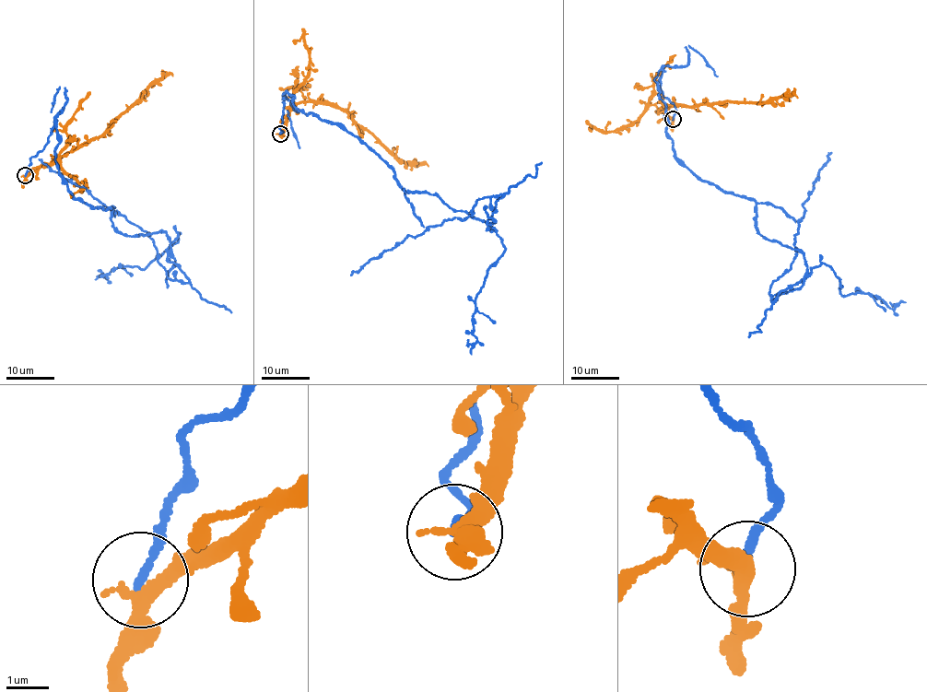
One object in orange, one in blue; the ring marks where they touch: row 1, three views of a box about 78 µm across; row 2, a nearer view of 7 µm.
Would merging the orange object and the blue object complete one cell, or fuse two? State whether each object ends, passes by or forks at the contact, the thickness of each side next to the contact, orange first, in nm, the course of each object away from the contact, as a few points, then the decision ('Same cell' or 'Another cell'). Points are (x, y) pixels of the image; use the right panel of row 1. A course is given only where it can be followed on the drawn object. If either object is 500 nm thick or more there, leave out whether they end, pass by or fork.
At the ring orange passes by. At the ring blue ends. Thickness 340 nm (orange) against 200 nm. Course of orange: (673, 119), (659, 110), (662, 107), (710, 106), (726, 101), (763, 104), (780, 96), (795, 94), (797, 98). Course of blue: (674, 119), (660, 70), (675, 158), (751, 198), (757, 230), (803, 255), (806, 276), (772, 301), (831, 152). Another cell

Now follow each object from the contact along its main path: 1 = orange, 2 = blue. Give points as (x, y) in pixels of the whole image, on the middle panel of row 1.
1: (280, 133), (291, 110), (298, 103), (306, 100), (337, 104), (404, 161), (428, 166)
2: (280, 134), (287, 92), (301, 112), (364, 143), (408, 193), (435, 194), (488, 226), (501, 194), (350, 275)

